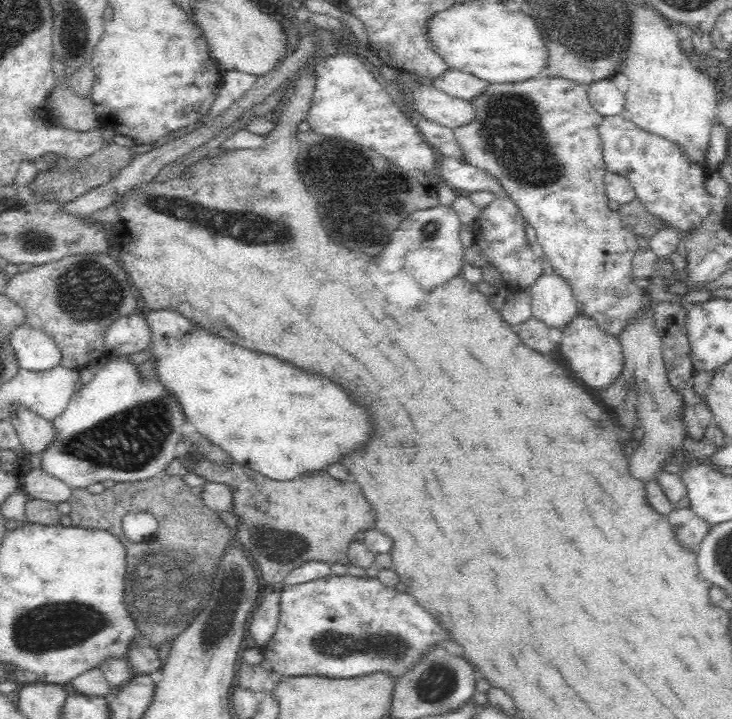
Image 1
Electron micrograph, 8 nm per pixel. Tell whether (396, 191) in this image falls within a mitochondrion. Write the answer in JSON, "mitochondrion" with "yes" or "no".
{"mitochondrion":"yes"}

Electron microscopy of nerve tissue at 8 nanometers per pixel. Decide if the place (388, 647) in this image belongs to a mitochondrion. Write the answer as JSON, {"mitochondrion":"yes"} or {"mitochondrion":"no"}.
{"mitochondrion":"yes"}

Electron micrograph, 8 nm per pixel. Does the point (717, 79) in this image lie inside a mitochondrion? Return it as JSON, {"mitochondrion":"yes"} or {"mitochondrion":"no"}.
{"mitochondrion":"no"}

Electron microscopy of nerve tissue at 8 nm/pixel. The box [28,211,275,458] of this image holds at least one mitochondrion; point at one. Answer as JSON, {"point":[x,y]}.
{"point":[93,291]}

